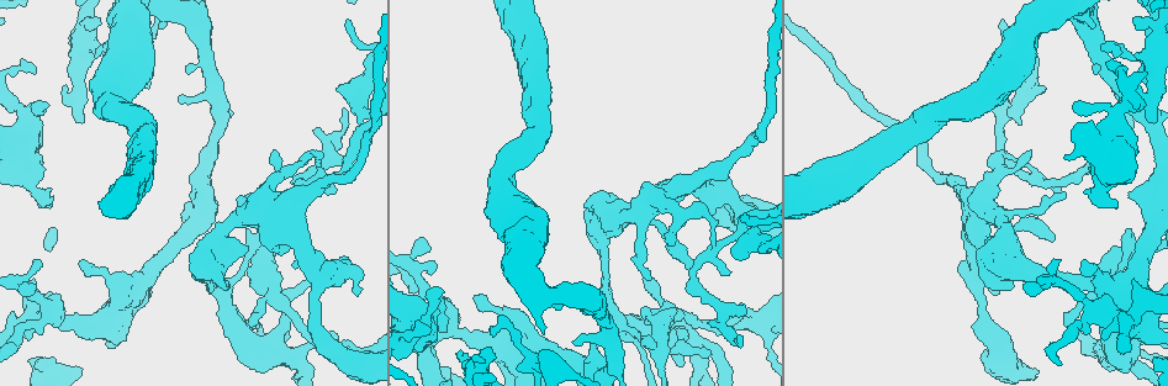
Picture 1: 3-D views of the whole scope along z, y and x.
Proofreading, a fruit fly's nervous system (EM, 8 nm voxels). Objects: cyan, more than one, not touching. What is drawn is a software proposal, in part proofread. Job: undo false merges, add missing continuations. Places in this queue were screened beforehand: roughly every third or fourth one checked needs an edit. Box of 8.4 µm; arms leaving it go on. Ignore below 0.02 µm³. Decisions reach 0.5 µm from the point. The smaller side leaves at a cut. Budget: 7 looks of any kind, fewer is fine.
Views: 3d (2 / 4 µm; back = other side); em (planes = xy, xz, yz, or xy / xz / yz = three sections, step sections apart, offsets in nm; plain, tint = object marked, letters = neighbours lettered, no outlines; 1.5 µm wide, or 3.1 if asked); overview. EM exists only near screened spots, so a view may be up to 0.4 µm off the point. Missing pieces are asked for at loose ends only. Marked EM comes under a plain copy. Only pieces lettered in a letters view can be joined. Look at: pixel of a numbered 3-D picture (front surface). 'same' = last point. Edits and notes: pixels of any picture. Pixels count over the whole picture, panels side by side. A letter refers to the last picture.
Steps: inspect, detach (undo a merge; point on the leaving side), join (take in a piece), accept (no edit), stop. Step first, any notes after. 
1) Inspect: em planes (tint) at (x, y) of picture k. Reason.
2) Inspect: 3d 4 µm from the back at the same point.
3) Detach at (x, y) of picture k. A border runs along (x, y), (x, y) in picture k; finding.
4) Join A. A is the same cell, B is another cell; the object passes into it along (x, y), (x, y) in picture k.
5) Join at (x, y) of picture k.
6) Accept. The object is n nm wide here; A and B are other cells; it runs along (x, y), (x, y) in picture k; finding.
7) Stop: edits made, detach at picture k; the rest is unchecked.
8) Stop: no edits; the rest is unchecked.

Inspect: em planes (letters) at (80, 260) of picture 1. Branch stops here.

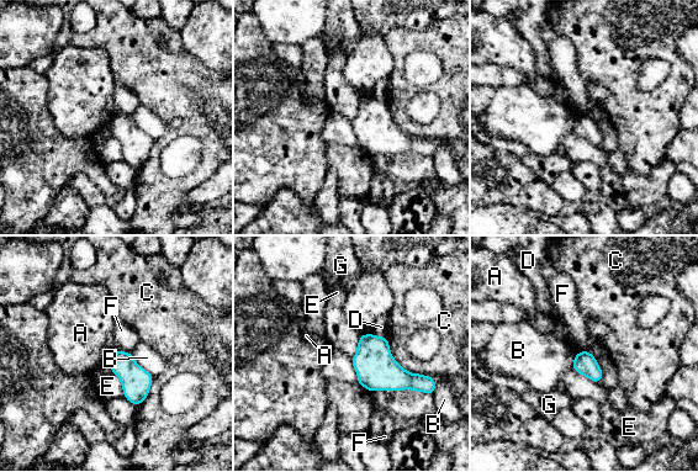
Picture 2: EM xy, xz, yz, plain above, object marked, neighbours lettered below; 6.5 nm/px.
Accept. The object is 150 nm wide here; A, B, C, D, E, F and G are other cells; a border runs along (116, 349), (107, 361) in picture 2; none of them fits.

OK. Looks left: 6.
Inspect: em yz step 4 (tint) at (430, 330) of picture 1. Free end.

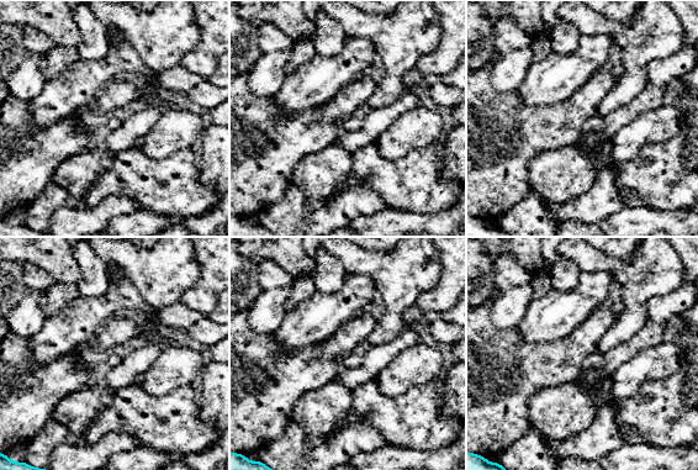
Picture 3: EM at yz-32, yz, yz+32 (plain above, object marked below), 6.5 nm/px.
Inspect: em planes (letters) at the same point.

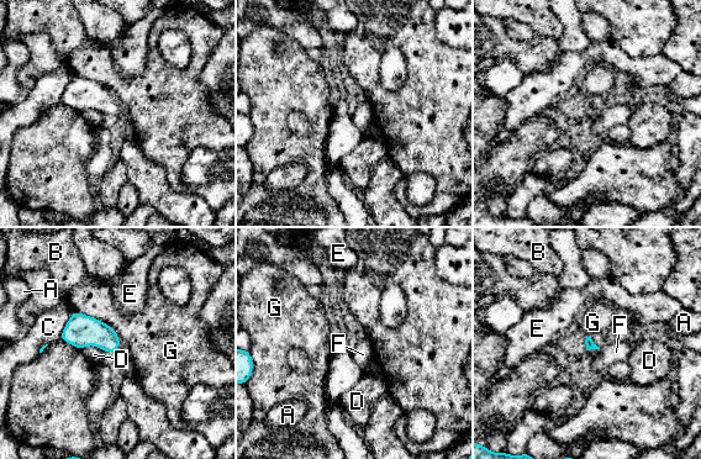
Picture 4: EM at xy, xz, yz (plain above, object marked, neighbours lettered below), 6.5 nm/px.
Accept. A, B, C, D, E, F and G are other cells; a border runs along (74, 310), (107, 323), (120, 341) in picture 4; no lettered piece goes on from it.

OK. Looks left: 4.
Inspect: em planes (letters) at (360, 99) of picture 1. Abrupt turn.

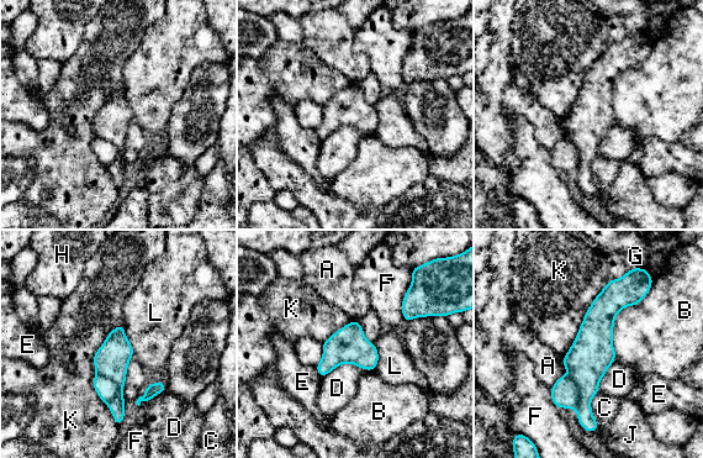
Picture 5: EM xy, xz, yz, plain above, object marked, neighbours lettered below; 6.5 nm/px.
Detach at (111, 359) of picture 5. A, B, C, D, E, F, G, H, J, K and L are other cells; the part that leaves runs along (623, 282), (587, 361), (586, 422) in picture 5; two neurons meet here.

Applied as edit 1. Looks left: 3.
Stop: edits made, detach at picture 5; the rest is unchecked.

